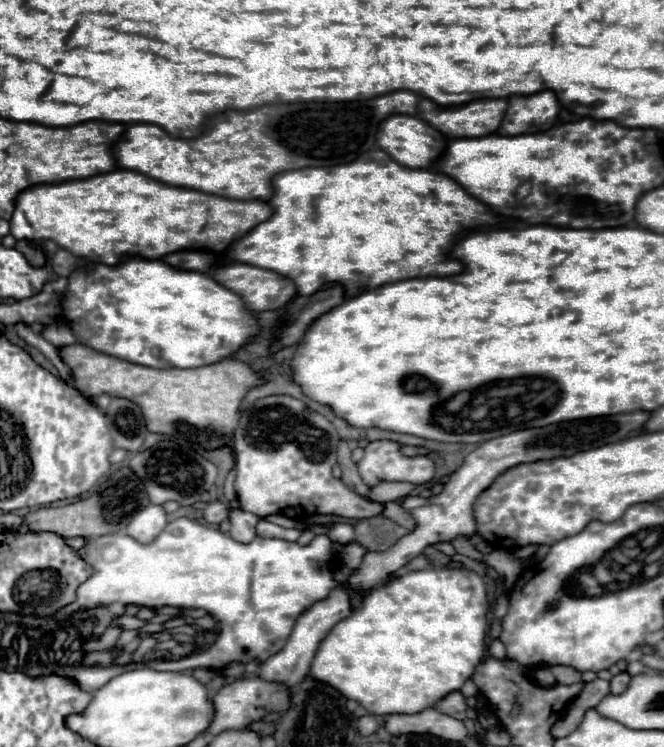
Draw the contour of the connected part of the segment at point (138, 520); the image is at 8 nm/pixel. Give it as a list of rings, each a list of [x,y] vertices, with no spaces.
[[[150,504],[132,518],[132,522],[126,528],[126,534],[132,536],[140,544],[150,544],[152,540],[158,538],[158,534],[162,532],[162,528],[166,524],[168,524],[168,520],[166,520],[162,506]]]

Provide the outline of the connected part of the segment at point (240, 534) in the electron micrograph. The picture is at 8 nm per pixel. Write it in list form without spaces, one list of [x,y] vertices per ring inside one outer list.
[[[230,508],[228,510],[228,518],[230,518],[230,536],[238,542],[250,542],[256,538],[256,522],[260,520],[258,516],[242,510],[242,508]]]

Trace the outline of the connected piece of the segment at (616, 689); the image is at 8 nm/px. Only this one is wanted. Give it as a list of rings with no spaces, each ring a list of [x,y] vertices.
[[[628,672],[616,674],[616,676],[612,678],[612,682],[610,682],[610,692],[612,692],[612,694],[622,694],[622,692],[626,692],[630,680],[632,680],[632,676],[630,676]]]

